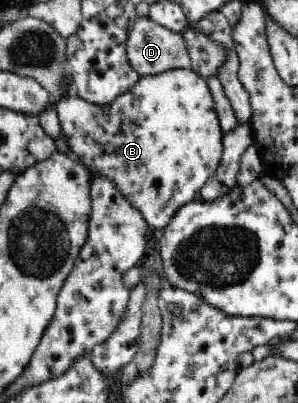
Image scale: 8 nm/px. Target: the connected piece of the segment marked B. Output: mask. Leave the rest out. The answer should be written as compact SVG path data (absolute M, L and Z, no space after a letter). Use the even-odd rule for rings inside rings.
M179 68L157 74L156 76L141 77L131 90L126 94L115 98L115 102L113 102L112 105L113 108L111 108L111 104L101 105L101 110L99 110L97 116L95 116L95 104L91 104L77 96L65 98L65 100L57 102L57 113L61 122L62 131L67 135L67 143L71 145L73 154L81 157L81 164L87 165L86 170L88 174L99 171L99 173L109 176L109 179L113 180L115 185L131 200L131 203L135 205L135 208L141 211L141 214L145 217L148 225L164 229L174 217L174 214L178 211L180 206L198 199L199 190L213 178L215 170L217 170L219 164L221 164L224 133L219 123L217 110L215 109L215 98L213 98L213 94L203 76L200 76L195 70ZM111 116L119 116L121 126L125 126L127 130L111 130Z

